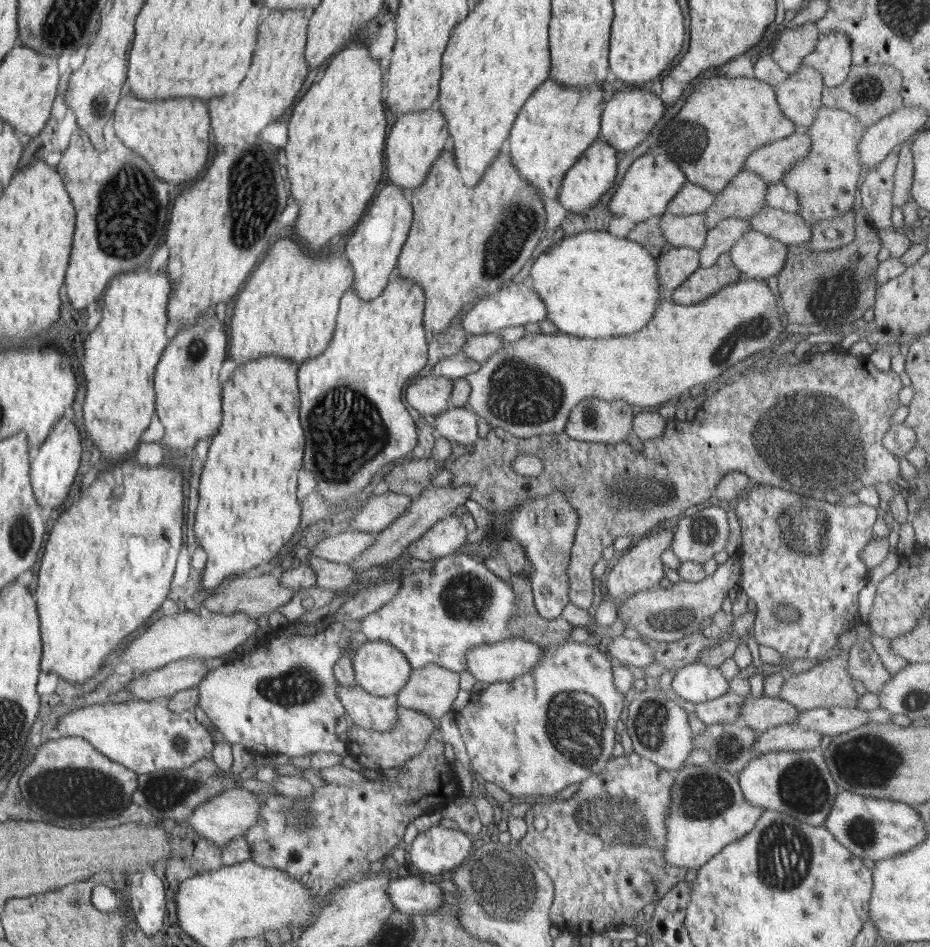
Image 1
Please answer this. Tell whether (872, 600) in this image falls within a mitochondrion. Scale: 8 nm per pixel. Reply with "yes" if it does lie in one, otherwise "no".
no

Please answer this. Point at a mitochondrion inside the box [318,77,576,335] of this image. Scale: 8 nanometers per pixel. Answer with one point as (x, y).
(502, 248)

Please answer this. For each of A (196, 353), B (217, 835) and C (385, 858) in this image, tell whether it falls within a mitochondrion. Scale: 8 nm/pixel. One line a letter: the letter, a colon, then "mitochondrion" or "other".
A: mitochondrion
B: other
C: other

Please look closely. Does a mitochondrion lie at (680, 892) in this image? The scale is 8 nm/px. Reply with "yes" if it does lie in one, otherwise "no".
no

